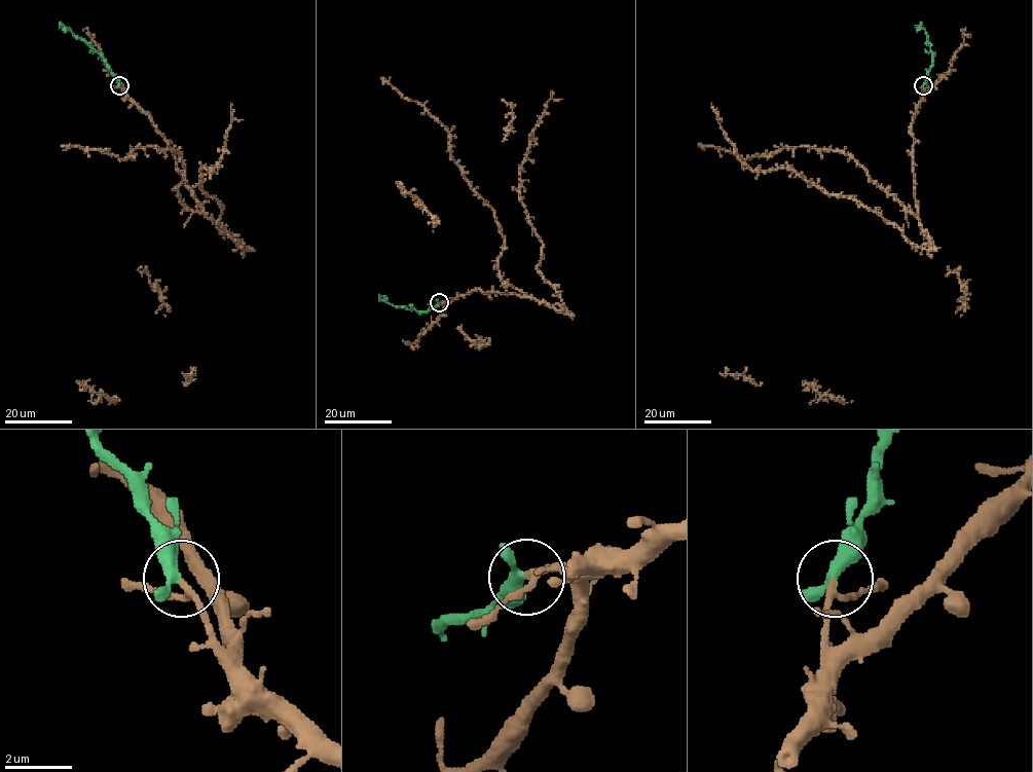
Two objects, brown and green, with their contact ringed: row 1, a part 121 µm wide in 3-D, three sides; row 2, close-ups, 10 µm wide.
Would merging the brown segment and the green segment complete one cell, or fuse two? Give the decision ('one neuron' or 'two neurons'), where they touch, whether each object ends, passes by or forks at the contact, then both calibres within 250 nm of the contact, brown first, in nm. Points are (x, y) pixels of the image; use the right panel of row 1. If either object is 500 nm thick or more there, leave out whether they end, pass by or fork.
one neuron; place (923, 85); brown passes by; green passes by; calibres 170 and 320 nm

